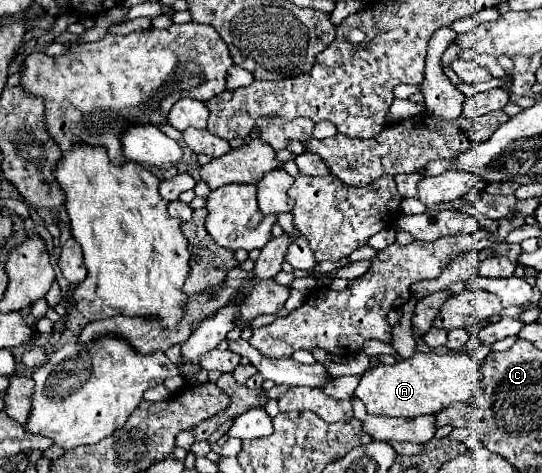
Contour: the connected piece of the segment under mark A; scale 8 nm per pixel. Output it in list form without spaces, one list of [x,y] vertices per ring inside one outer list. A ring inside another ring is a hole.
[[[415,353],[409,359],[401,359],[393,365],[379,363],[373,369],[365,371],[355,397],[365,403],[369,415],[383,417],[417,417],[417,415],[435,415],[449,407],[455,401],[467,401],[479,381],[483,379],[483,365],[471,355],[453,355],[453,353]]]

